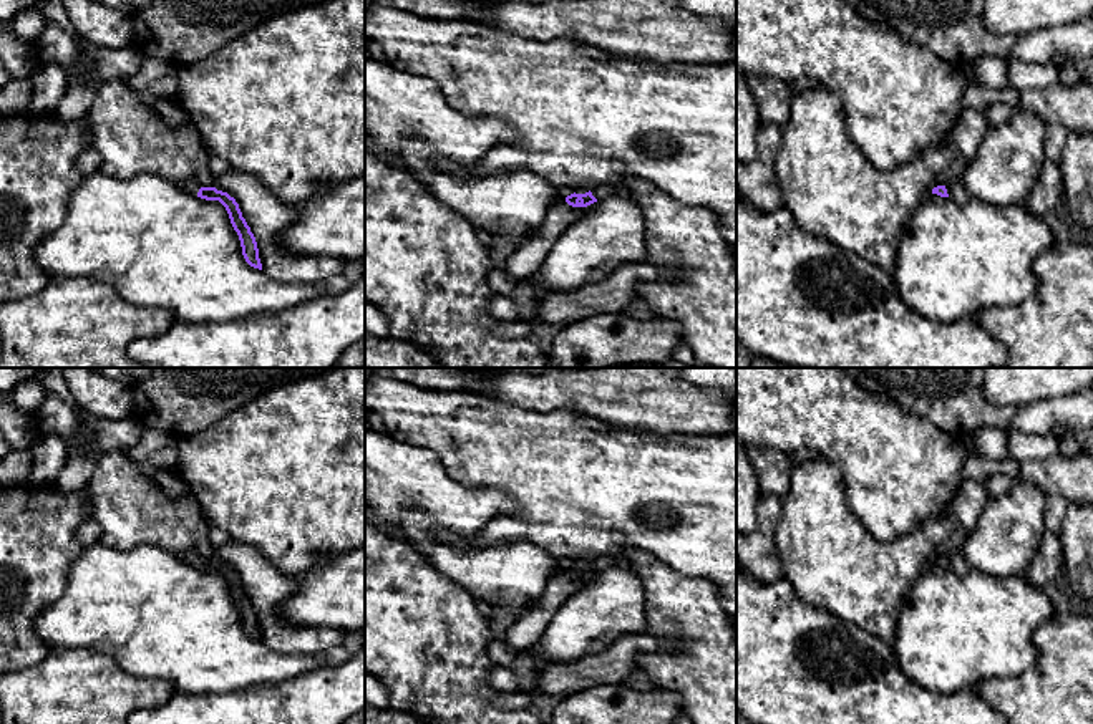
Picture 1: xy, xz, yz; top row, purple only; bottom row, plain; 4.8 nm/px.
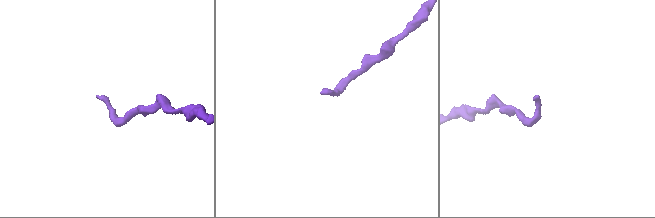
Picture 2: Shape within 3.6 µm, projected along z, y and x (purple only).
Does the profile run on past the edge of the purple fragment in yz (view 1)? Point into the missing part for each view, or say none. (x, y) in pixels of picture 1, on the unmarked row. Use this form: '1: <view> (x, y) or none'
1: yz (956, 560)

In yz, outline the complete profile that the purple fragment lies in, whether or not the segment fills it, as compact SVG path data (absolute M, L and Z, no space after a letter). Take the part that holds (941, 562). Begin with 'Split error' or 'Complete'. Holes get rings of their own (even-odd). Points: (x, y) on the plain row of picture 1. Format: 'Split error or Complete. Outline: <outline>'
Split error. Outline: M960 548L950 552L947 557L934 558L932 565L937 565L940 568L950 568L952 572L959 575L965 575L972 570L970 563L965 560Z

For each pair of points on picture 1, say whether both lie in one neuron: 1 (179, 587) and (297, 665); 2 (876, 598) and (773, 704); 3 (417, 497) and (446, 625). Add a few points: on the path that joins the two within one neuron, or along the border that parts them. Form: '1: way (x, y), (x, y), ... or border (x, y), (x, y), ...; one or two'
1: way (209, 617), (256, 663), (267, 665); one
2: border (816, 607), (863, 627), (886, 643); two
3: border (402, 539), (463, 587); two

